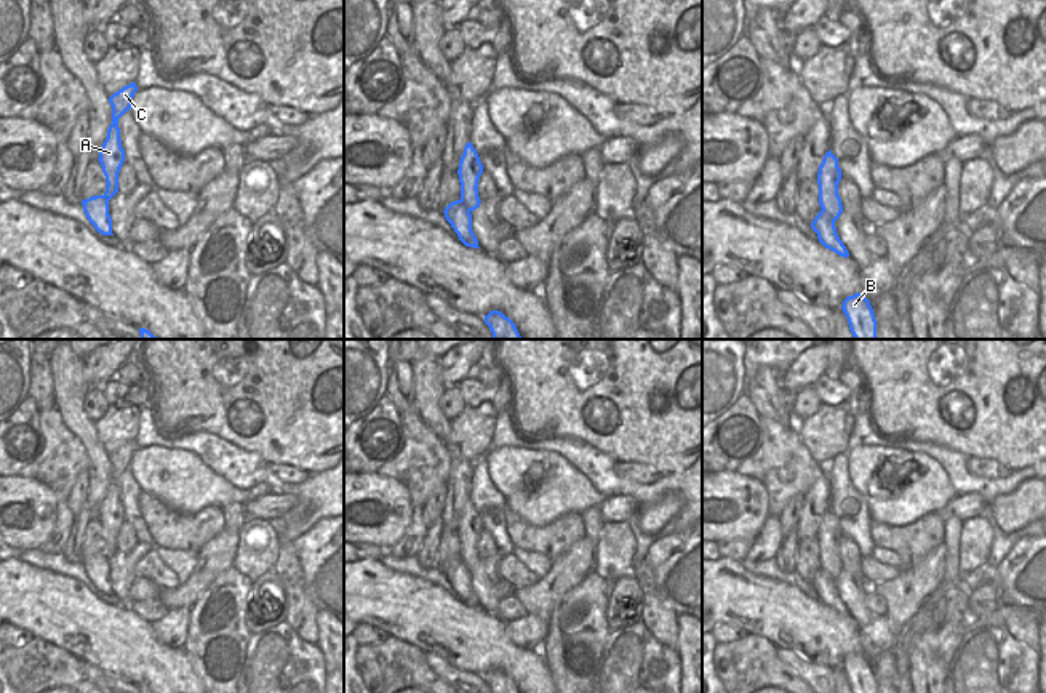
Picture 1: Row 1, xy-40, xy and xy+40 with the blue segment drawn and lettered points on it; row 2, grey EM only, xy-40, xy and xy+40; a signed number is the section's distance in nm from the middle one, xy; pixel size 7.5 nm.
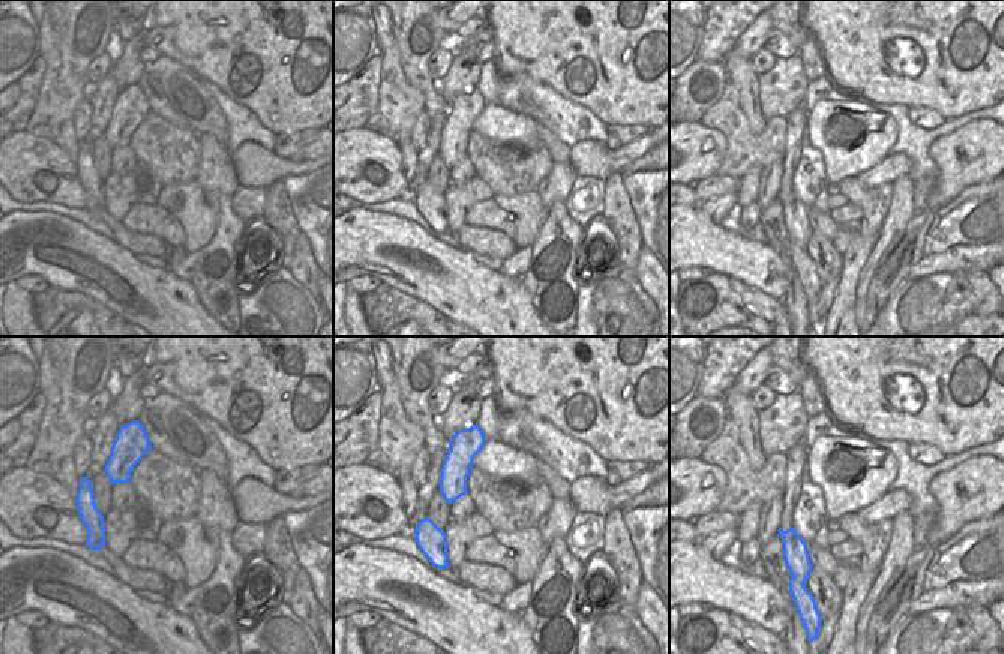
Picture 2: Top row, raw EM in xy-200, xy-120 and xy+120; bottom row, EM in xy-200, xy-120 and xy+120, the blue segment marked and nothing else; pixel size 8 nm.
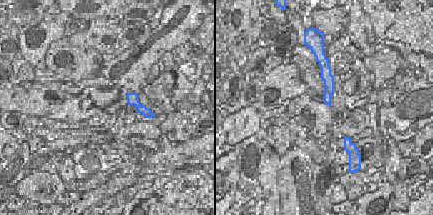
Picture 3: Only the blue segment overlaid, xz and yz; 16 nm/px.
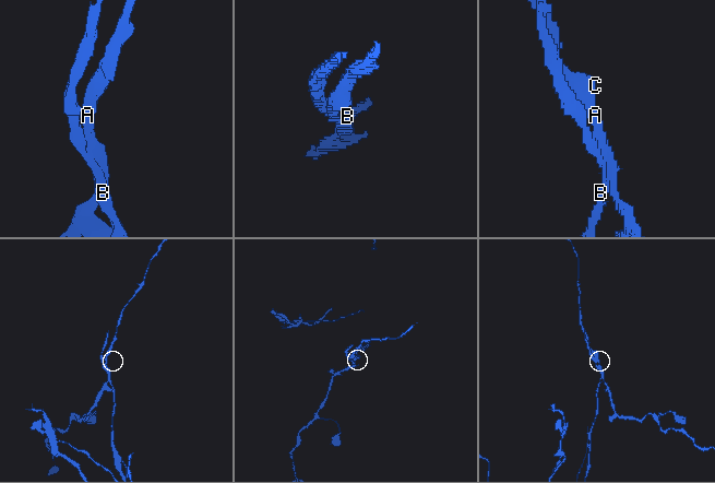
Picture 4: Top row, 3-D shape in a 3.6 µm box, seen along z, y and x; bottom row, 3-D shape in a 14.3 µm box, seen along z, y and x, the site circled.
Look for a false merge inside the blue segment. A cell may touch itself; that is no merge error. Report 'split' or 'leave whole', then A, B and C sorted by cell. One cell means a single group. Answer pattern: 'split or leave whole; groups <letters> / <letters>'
split; groups A C / B

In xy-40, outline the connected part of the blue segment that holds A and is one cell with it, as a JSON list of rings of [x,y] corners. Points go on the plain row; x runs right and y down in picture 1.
[[[133,440],[109,456],[109,461],[112,464],[112,482],[107,488],[107,496],[99,509],[98,517],[107,541],[104,555],[107,555],[109,559],[118,551],[118,531],[125,520],[125,509],[122,506],[118,477],[131,467],[131,458],[136,450],[138,445]]]

